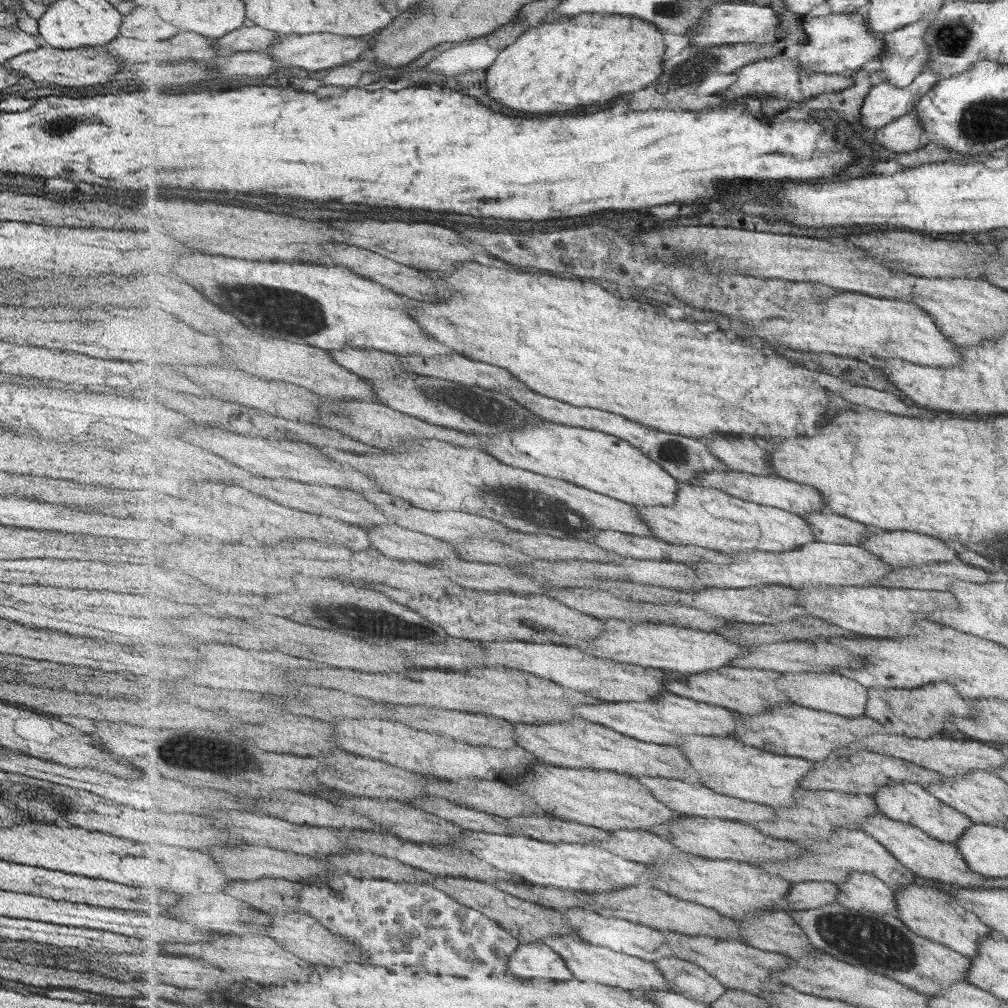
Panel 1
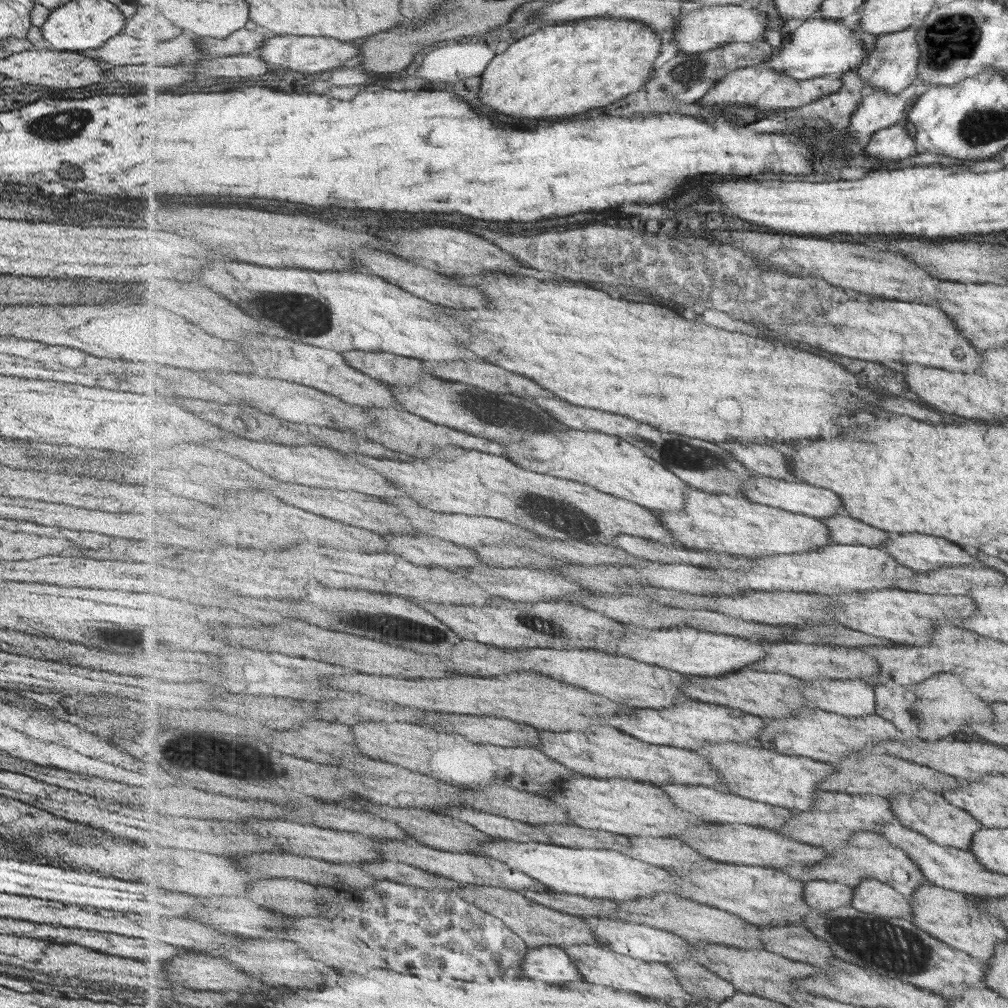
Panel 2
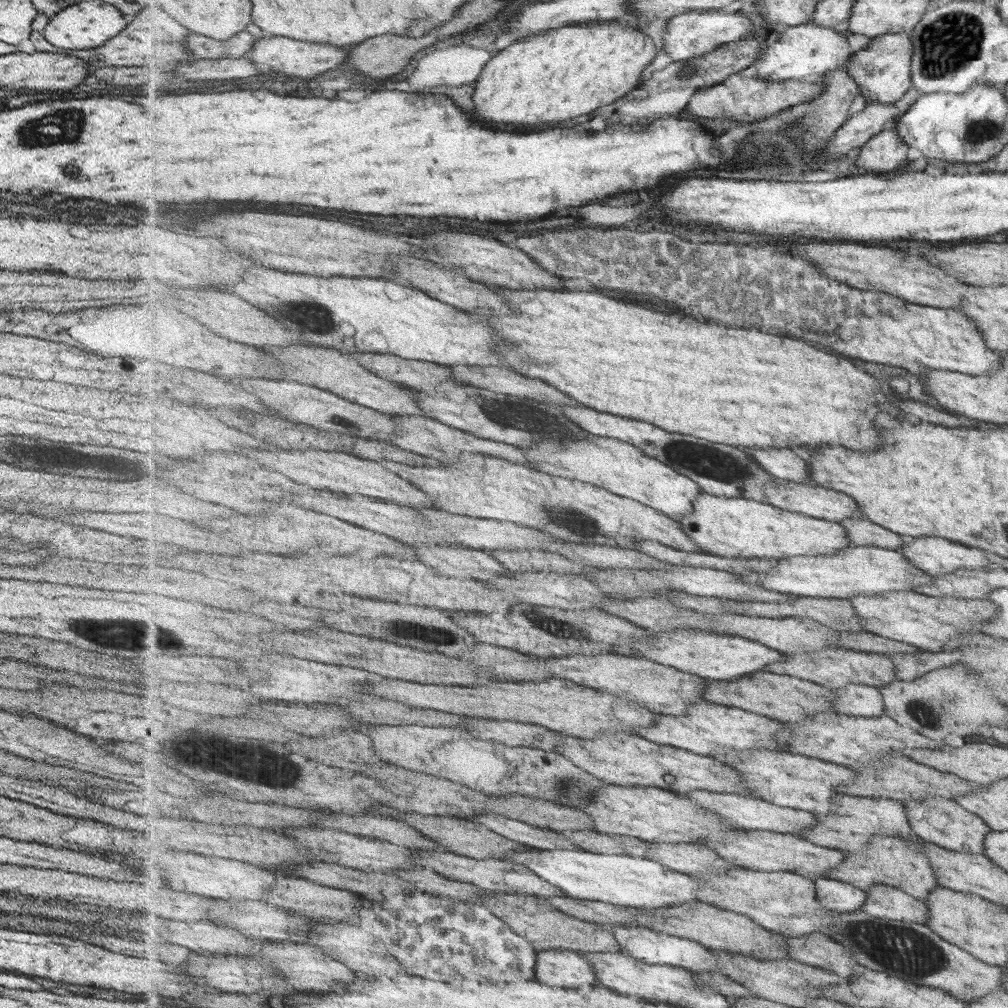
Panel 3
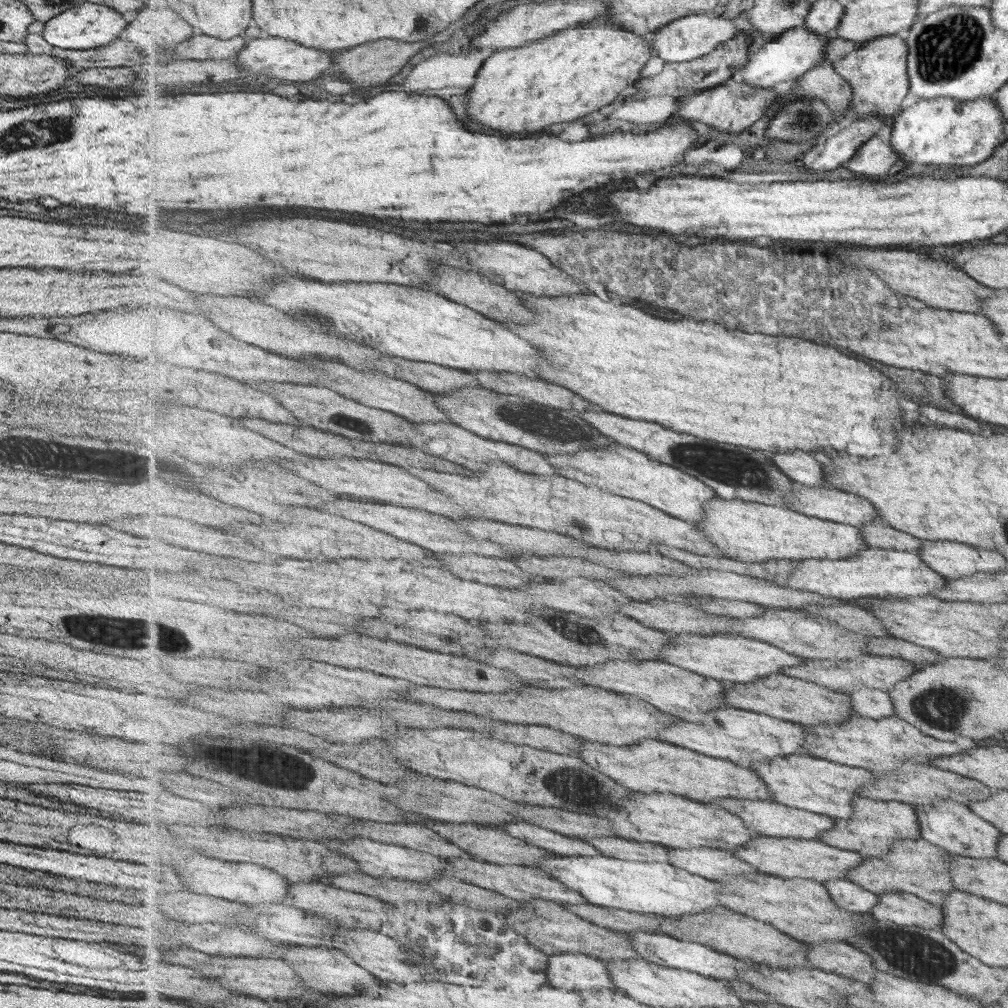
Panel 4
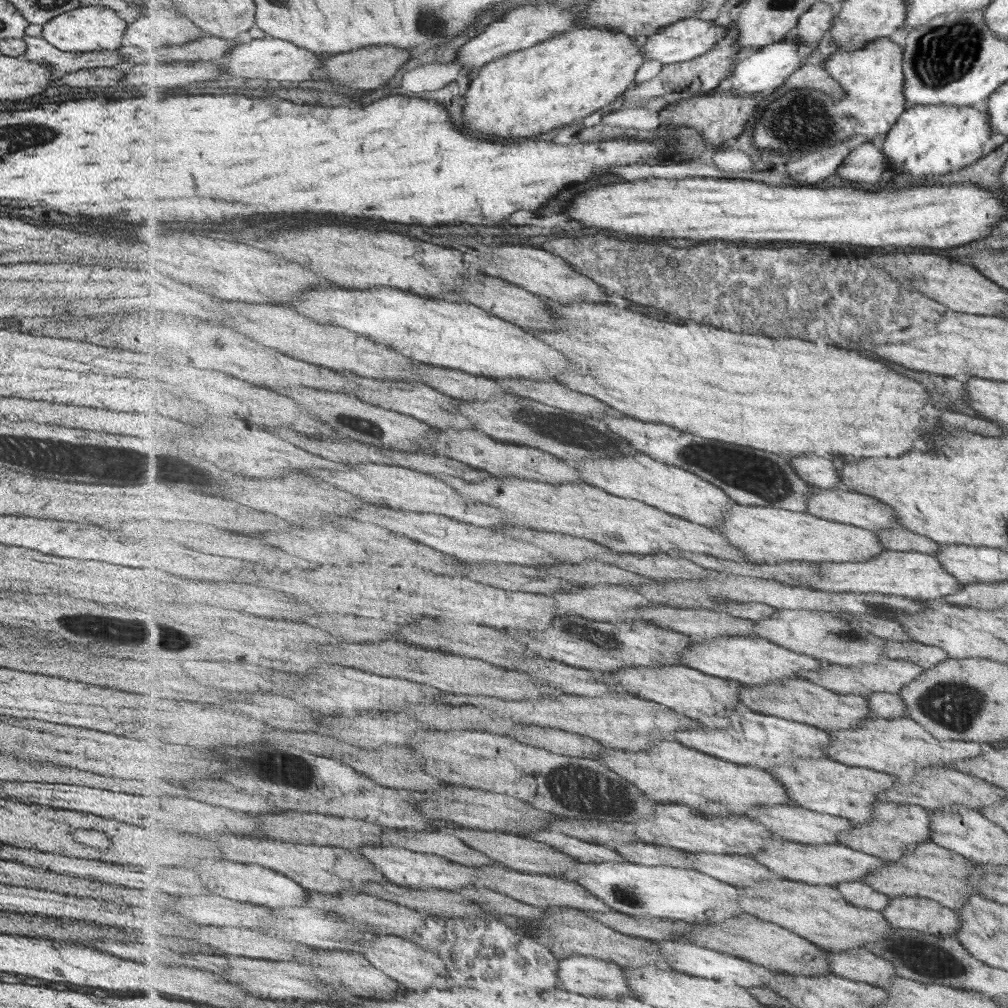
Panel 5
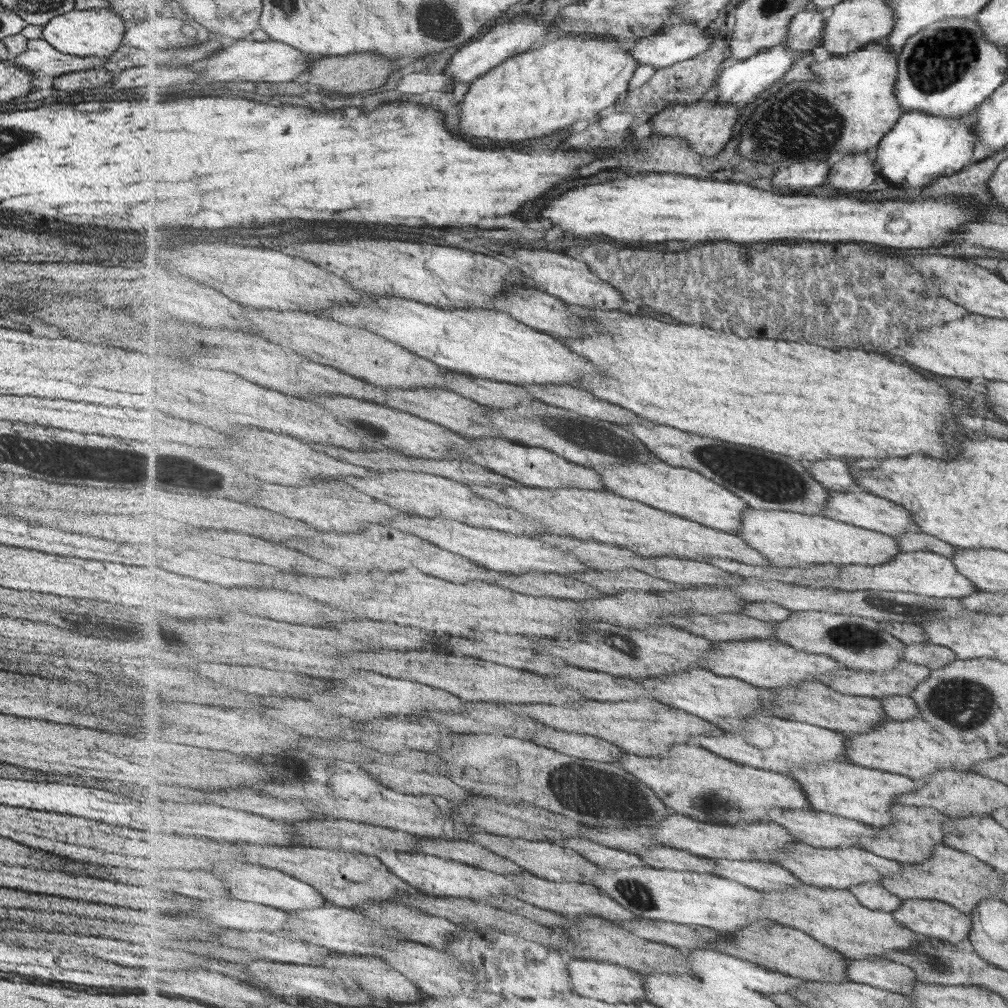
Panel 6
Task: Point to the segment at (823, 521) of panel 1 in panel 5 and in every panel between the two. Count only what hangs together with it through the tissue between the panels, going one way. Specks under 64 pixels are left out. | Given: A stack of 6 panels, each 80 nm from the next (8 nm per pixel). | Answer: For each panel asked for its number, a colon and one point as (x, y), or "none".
2: (844, 529)
3: (862, 532)
4: (878, 534)
5: (900, 539)

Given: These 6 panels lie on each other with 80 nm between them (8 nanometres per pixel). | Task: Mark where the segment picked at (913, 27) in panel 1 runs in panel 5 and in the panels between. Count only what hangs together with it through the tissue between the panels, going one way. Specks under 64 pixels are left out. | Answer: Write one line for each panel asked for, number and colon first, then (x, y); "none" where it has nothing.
2: (892, 66)
3: (884, 69)
4: (878, 72)
5: (873, 79)

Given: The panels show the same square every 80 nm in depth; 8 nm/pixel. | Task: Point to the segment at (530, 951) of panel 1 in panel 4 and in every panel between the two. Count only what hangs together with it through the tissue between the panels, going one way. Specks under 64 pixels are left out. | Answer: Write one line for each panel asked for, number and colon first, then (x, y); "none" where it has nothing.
2: (553, 963)
3: (557, 967)
4: (573, 971)

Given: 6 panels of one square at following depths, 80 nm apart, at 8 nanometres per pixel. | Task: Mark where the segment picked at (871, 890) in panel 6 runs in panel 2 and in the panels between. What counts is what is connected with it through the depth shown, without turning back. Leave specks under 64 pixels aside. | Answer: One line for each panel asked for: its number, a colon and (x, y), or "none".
2: (822, 895)
3: (840, 896)
4: (848, 895)
5: (861, 894)

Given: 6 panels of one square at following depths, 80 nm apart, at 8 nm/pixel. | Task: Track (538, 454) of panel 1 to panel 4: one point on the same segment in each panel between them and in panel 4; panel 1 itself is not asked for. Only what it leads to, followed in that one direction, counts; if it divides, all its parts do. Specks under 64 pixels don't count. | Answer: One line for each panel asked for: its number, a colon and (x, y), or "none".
2: (611, 464)
3: (622, 468)
4: (621, 470)

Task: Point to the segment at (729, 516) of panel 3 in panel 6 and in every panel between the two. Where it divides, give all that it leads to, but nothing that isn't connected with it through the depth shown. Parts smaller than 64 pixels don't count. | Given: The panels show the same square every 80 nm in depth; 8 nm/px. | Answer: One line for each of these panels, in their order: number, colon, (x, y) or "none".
4: (748, 531)
5: (766, 535)
6: (786, 539)

